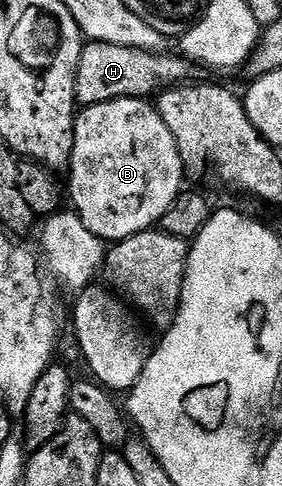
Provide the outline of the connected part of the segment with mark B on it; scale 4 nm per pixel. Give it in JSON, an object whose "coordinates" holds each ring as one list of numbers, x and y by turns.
{"coordinates":[[117,99,116,101,104,101,97,103,91,107,82,107,77,112,74,120,74,148,70,154,70,165,68,168,68,176,70,175,70,191,68,187,68,199,72,204,72,210,75,215,80,217,80,221,100,240,117,241,119,239,127,239,141,231,151,230,155,225,161,224,164,213,168,213,168,209,178,196,184,190,182,184,182,175,184,176,184,168,182,166,182,158,176,149,176,141,172,137,172,133,168,129,168,125,164,125,164,121,160,117,157,106,153,102,144,99]]}

